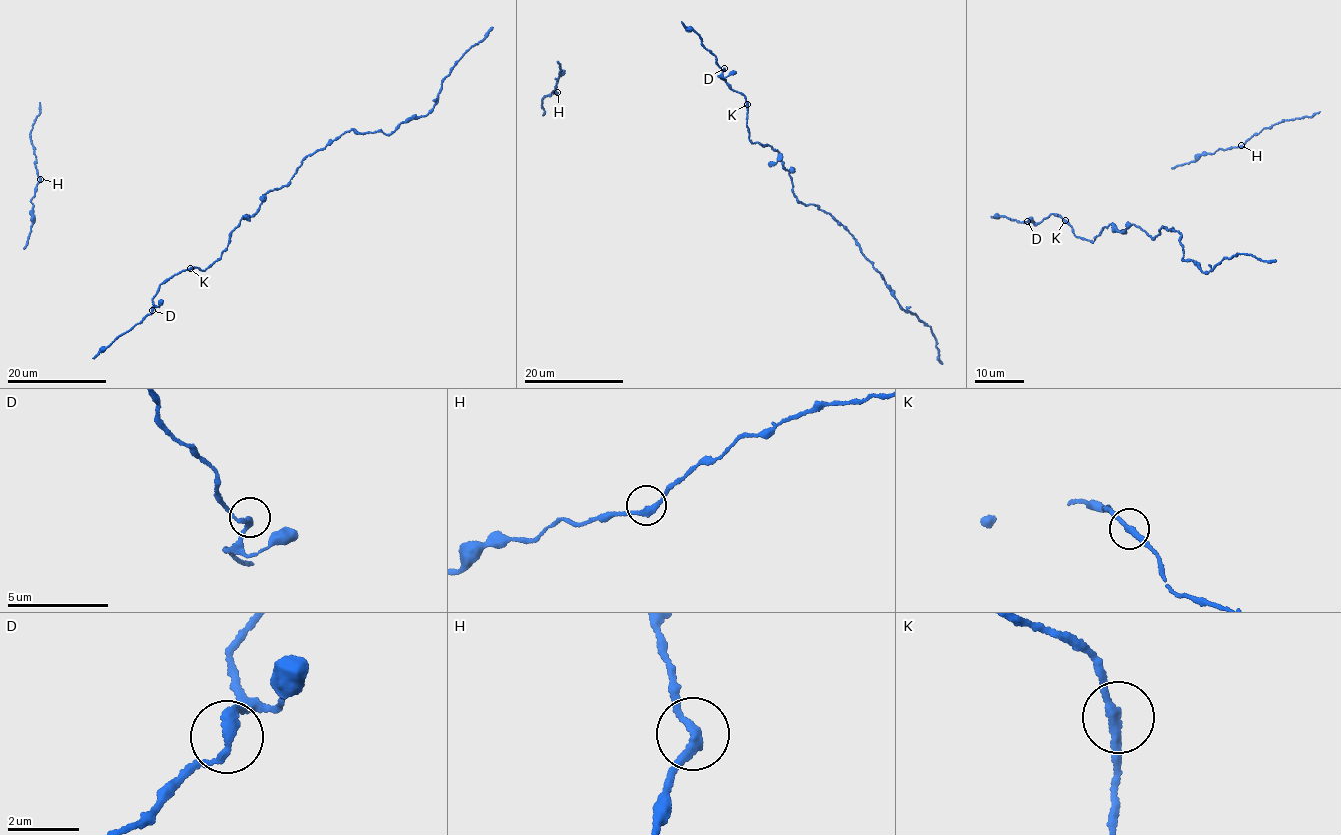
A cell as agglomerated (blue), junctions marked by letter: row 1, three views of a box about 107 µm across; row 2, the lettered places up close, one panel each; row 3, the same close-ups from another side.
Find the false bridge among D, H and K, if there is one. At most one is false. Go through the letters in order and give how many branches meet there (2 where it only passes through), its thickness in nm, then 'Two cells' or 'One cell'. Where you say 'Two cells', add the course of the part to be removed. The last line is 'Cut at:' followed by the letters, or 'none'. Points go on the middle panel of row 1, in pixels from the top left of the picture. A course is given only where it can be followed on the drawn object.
D: Branches: 2. Thickness 280 nm. One cell
H: Branches: 2. Thickness 240 nm. One cell
K: Branches: 2. Thickness 260 nm. One cell
Cut at: none

